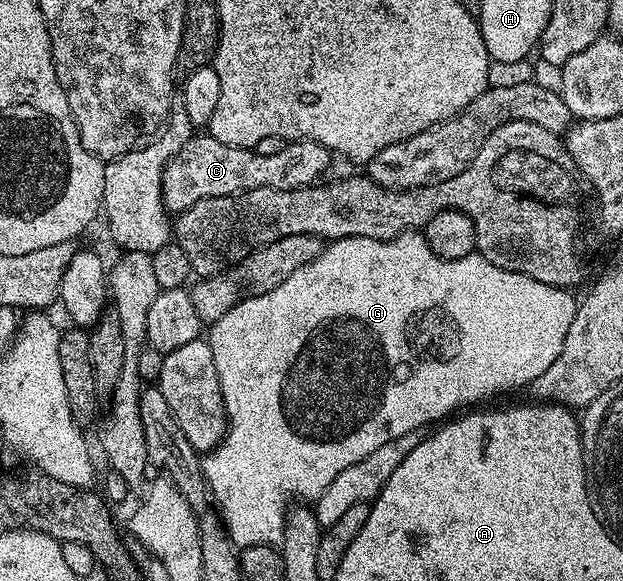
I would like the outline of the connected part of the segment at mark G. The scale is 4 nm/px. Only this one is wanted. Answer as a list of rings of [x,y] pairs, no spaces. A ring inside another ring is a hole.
[[[418,230],[402,232],[391,240],[345,236],[343,240],[327,243],[319,256],[300,266],[300,270],[288,274],[288,278],[284,278],[276,290],[268,290],[259,296],[247,295],[228,310],[230,316],[238,320],[238,340],[242,340],[242,344],[310,344],[310,356],[218,356],[215,366],[228,427],[221,444],[213,449],[214,468],[210,468],[209,480],[218,484],[216,496],[226,500],[225,506],[230,508],[230,512],[242,512],[242,516],[250,516],[250,540],[266,540],[271,546],[281,545],[290,496],[321,496],[332,478],[340,474],[340,470],[356,466],[356,462],[380,450],[384,442],[409,432],[418,432],[421,424],[433,425],[449,417],[457,404],[470,406],[475,403],[473,400],[477,396],[486,396],[489,392],[506,392],[509,388],[522,388],[525,384],[526,387],[533,385],[534,380],[540,378],[540,374],[544,374],[552,362],[556,362],[564,346],[568,326],[572,326],[572,318],[578,309],[576,300],[570,294],[565,288],[545,284],[519,272],[504,270],[480,254],[455,260],[440,258],[426,241],[425,235]],[[258,516],[274,516],[274,520],[258,520]]]

